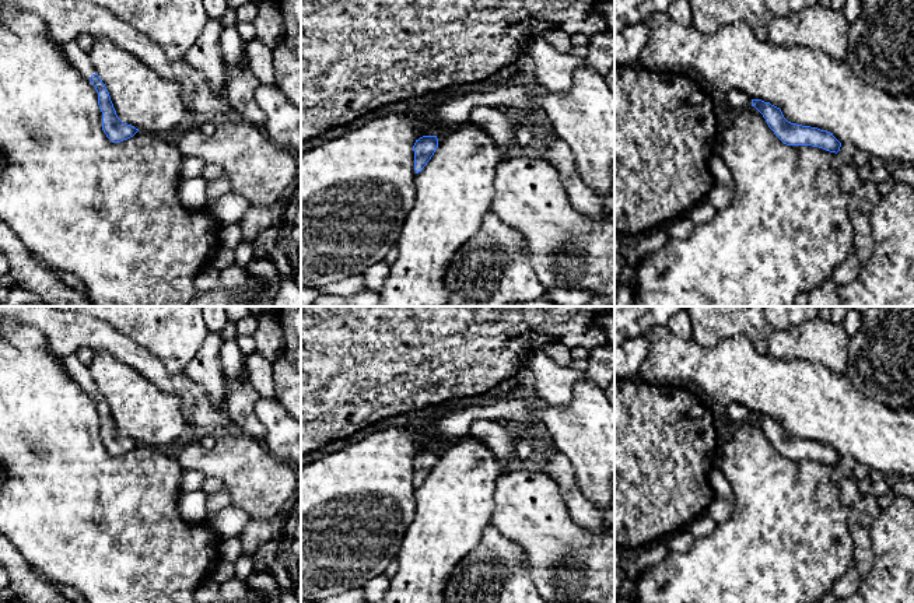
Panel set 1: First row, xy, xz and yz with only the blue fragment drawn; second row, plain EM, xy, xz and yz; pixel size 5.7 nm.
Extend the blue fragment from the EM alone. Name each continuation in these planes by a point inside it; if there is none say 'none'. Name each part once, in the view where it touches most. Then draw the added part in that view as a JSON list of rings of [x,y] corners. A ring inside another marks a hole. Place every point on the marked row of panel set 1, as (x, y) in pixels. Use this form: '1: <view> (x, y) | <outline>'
1: xy (79, 59) | [[[76,41],[62,45],[62,52],[70,64],[80,71],[85,78],[91,78],[95,74],[95,69],[88,57],[88,53],[84,52]]]

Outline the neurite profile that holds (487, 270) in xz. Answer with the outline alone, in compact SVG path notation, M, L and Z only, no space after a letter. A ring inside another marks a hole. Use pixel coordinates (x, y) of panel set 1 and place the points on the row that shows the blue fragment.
M488 211L480 229L466 241L448 263L444 283L449 306L507 306L518 301L543 298L546 288L522 255L523 236Z

